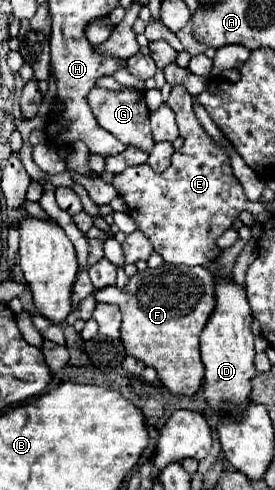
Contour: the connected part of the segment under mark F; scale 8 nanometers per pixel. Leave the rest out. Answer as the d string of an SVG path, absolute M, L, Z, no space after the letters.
M161 264L159 268L147 268L143 272L137 272L127 288L119 290L115 286L109 286L105 290L95 292L97 302L115 302L123 312L121 322L121 342L133 358L145 362L145 366L153 366L157 370L159 380L163 386L173 394L185 394L193 396L203 382L203 364L199 356L199 334L203 326L207 324L213 308L215 308L215 276L205 266L173 266L173 264Z

